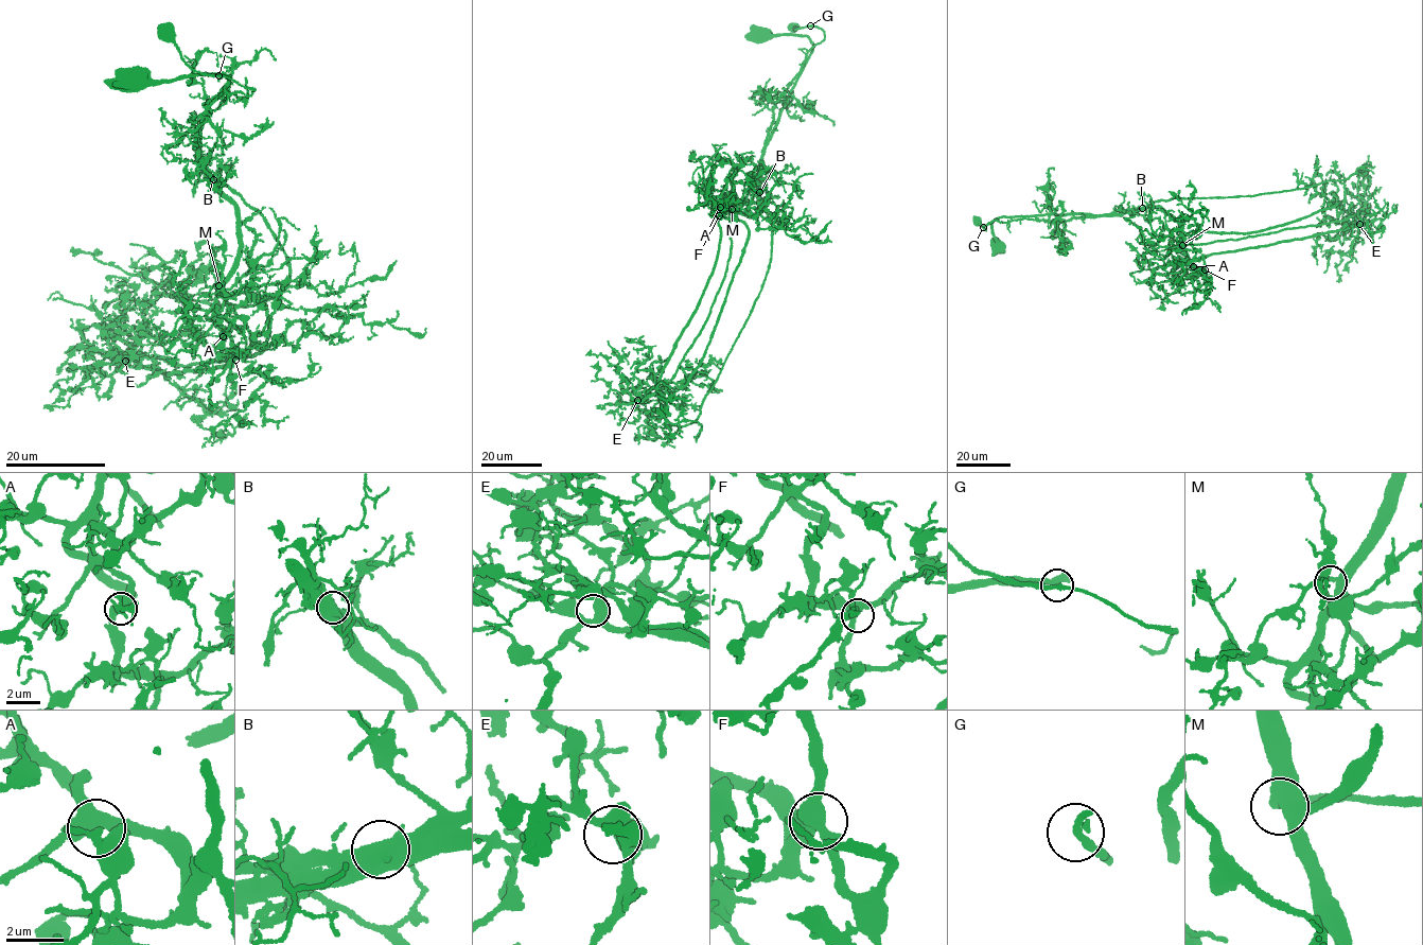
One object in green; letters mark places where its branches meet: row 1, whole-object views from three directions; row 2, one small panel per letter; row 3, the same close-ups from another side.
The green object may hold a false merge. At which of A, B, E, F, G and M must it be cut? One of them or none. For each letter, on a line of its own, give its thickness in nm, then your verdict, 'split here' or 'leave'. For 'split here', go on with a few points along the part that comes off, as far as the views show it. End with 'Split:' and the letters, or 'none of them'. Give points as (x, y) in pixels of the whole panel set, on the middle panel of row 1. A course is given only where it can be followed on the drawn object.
A: 440 nm thick; leave
B: 700 nm thick; split here; foreign part runs (759, 192), (771, 225), (768, 272), (695, 420), (680, 426), (671, 437), (648, 439), (634, 433)
E: 440 nm thick; leave
F: 440 nm thick; leave
G: 220 nm thick; leave
M: 360 nm thick; leave
Split: B

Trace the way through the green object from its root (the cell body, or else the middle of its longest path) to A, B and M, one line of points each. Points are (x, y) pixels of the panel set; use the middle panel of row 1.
A: (761, 34), (805, 35), (812, 51), (762, 156), (761, 209), (750, 216), (720, 207)
B: (761, 34), (766, 31), (772, 35), (805, 35), (812, 49), (766, 147), (759, 192)
M: (761, 34), (805, 35), (812, 49), (762, 156), (761, 209), (750, 216), (732, 209)

